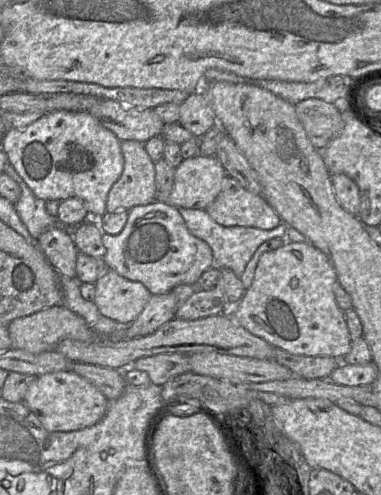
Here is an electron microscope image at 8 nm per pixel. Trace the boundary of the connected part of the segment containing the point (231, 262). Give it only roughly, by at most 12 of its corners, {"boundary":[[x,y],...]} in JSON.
{"boundary":[[178,208],[189,231],[211,247],[214,266],[240,278],[262,243],[287,237],[271,230],[226,227],[205,209]]}

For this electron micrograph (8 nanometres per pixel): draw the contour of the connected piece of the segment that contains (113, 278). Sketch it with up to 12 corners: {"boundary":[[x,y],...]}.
{"boundary":[[107,269],[95,285],[99,311],[132,323],[152,296]]}

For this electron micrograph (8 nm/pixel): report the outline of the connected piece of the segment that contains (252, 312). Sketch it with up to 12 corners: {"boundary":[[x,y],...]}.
{"boundary":[[310,242],[260,257],[228,314],[291,354],[351,349],[329,257]]}

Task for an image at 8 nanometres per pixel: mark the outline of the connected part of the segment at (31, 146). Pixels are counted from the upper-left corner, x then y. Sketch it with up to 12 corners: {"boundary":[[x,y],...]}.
{"boundary":[[49,112],[1,148],[37,198],[107,213],[121,140]]}

